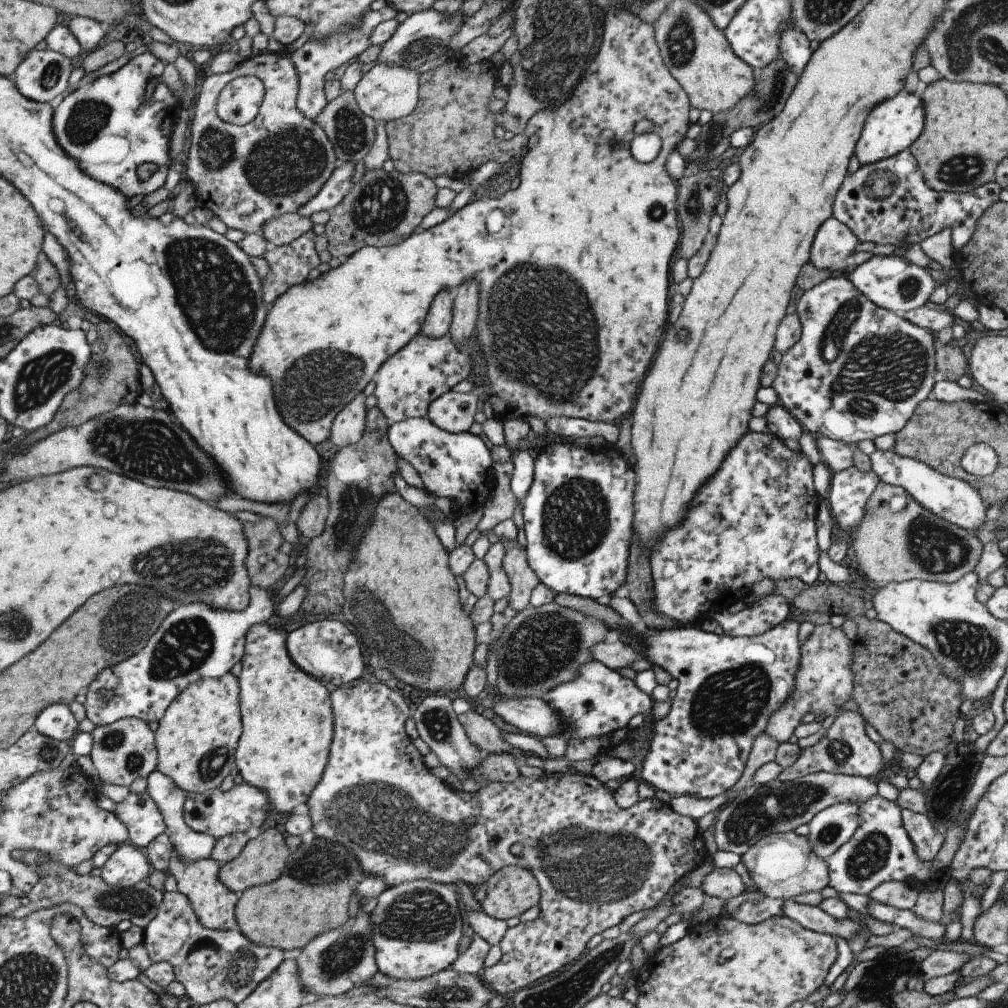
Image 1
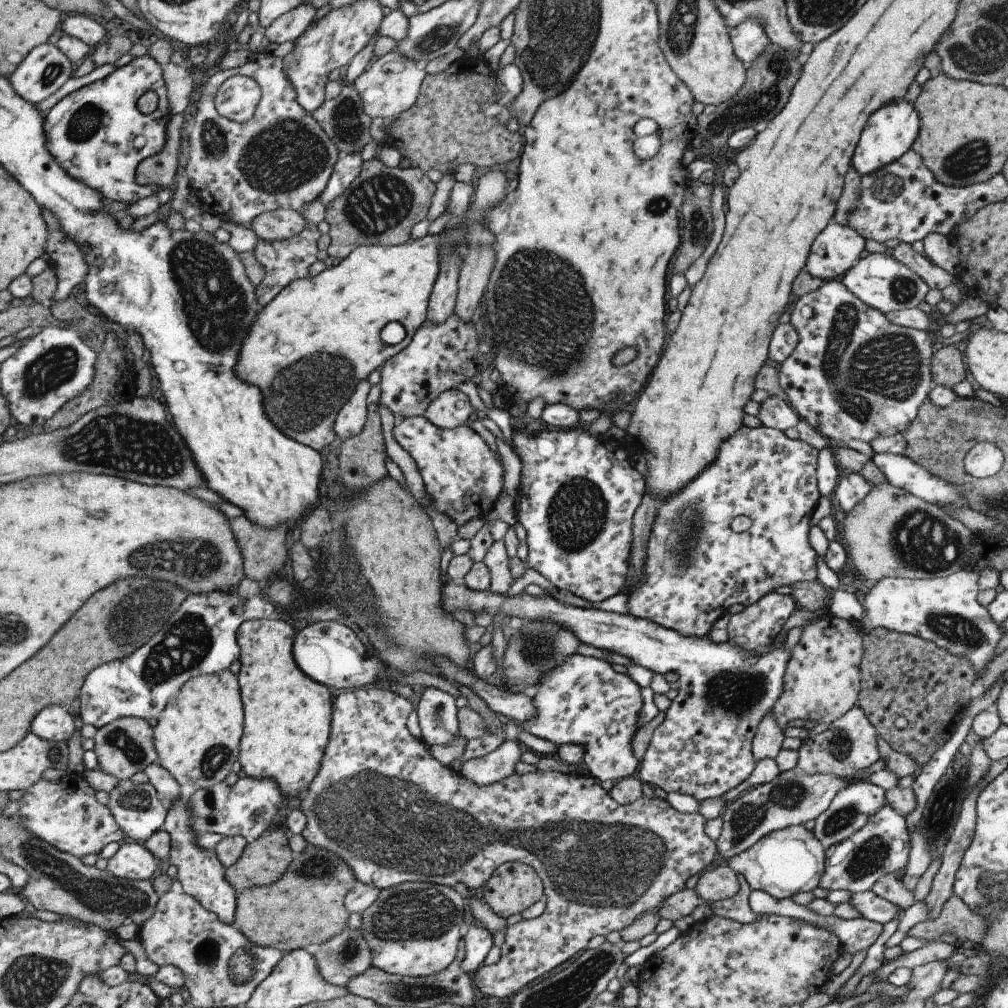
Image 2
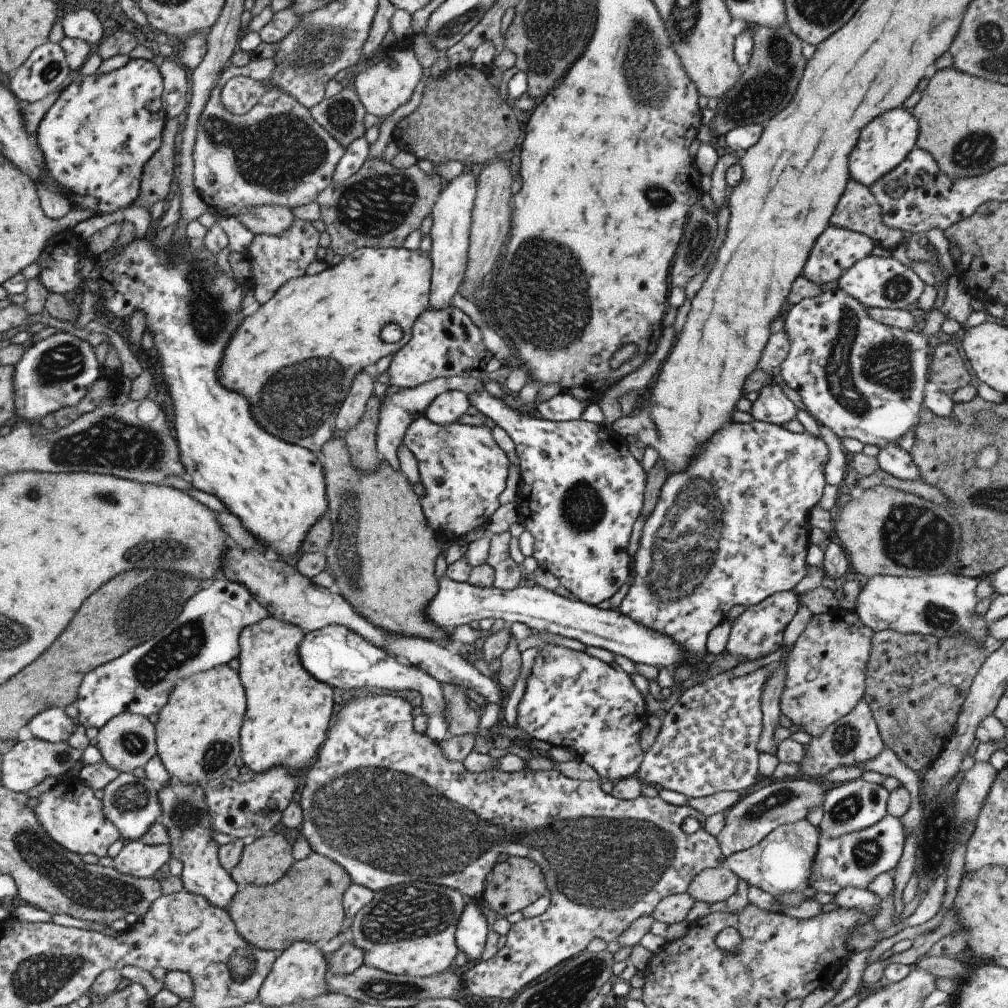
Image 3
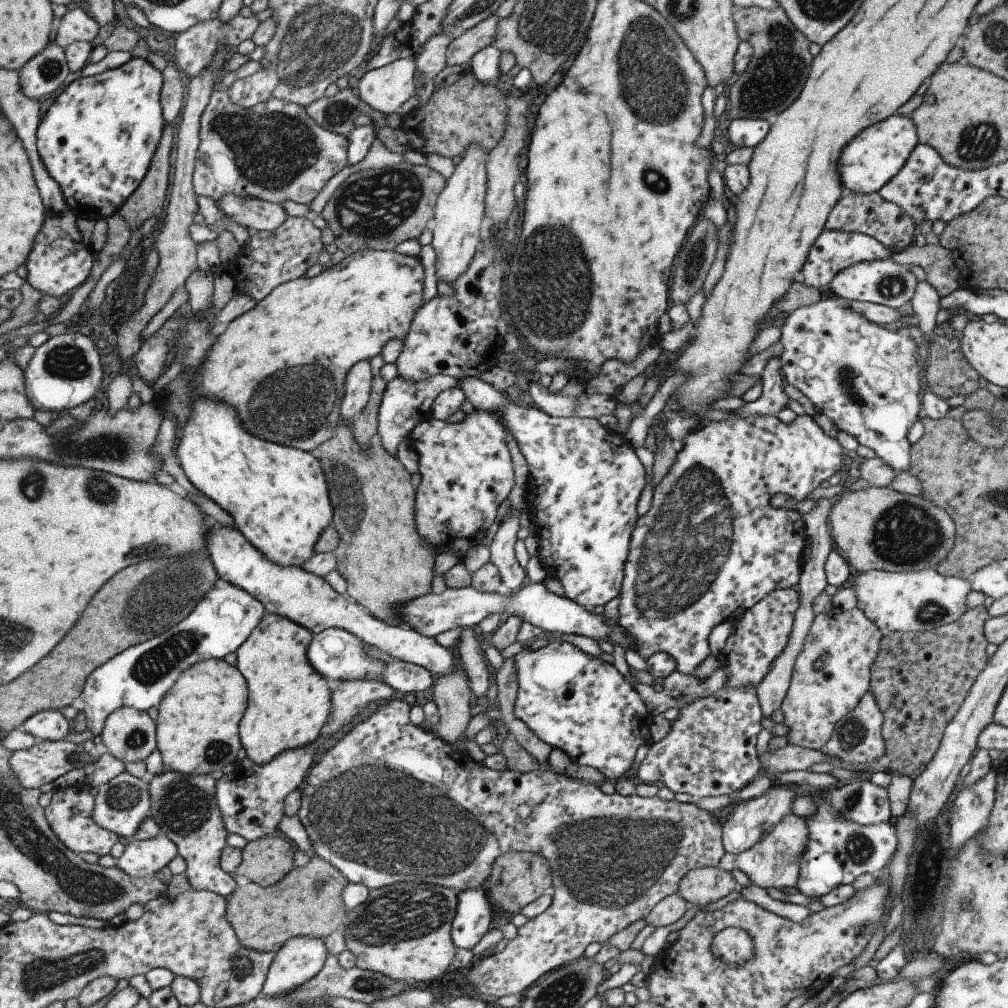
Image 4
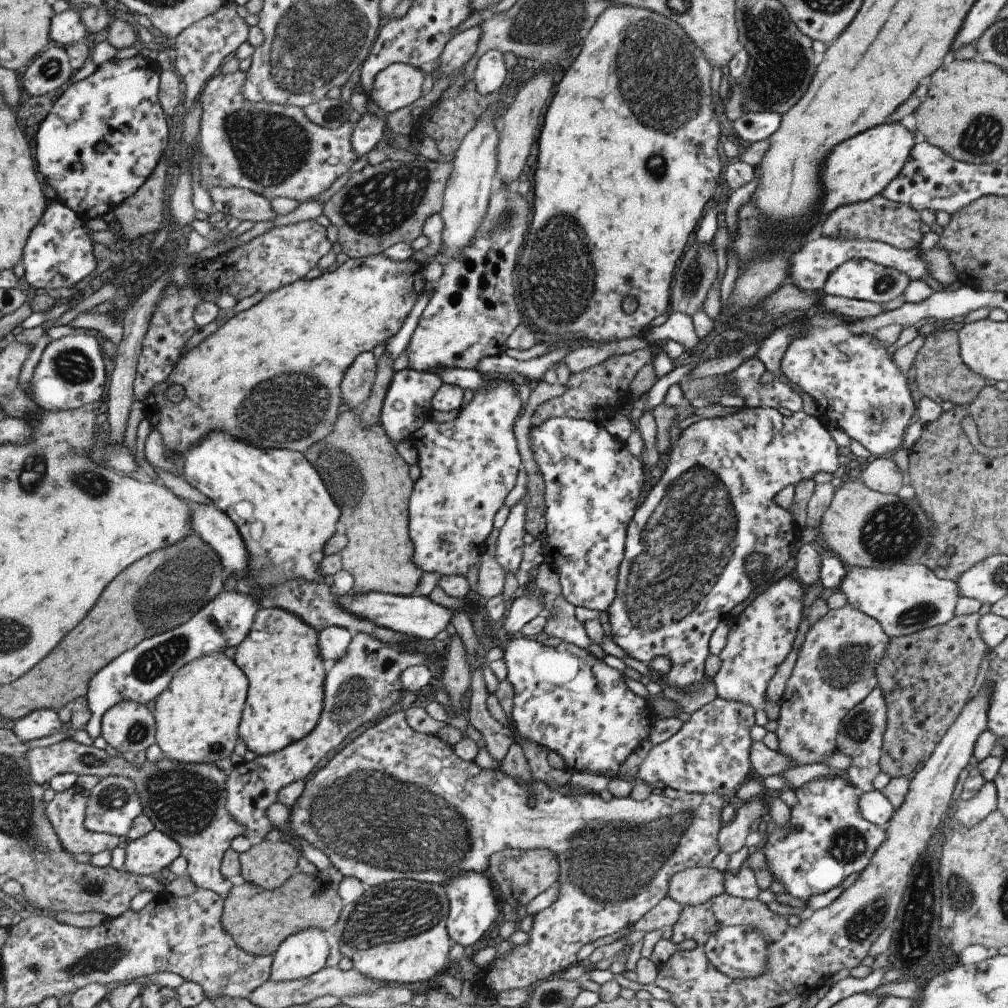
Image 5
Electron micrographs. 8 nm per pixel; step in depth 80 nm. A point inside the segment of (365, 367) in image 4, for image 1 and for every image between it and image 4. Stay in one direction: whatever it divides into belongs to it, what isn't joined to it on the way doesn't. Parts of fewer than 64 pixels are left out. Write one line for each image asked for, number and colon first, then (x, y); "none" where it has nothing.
1: (347, 427)
2: (349, 420)
3: (352, 407)

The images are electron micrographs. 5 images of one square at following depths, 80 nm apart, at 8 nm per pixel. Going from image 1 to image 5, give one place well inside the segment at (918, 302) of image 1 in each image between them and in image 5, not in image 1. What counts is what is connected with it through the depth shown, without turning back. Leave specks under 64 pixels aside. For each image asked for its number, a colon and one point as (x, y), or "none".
2: (883, 283)
3: (875, 281)
4: (885, 282)
5: (861, 279)

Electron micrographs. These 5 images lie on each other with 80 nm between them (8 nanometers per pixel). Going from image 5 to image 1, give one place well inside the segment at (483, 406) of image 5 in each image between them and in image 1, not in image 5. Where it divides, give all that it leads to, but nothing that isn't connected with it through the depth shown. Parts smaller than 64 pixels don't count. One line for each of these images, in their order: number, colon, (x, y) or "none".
1: (457, 466)
2: (463, 477)
3: (462, 470)
4: (465, 469)

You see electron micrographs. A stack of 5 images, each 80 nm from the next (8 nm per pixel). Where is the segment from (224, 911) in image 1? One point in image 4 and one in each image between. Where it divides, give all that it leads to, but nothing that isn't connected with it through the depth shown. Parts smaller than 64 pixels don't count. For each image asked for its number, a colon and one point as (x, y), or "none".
2: (200, 873)
3: (186, 816)
4: (185, 806)

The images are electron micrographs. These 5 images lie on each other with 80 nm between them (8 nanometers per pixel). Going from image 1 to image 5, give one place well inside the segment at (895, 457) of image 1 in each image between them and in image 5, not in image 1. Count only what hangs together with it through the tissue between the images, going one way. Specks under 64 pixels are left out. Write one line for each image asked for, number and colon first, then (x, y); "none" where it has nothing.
2: (900, 471)
3: (863, 379)
4: (862, 376)
5: (857, 388)

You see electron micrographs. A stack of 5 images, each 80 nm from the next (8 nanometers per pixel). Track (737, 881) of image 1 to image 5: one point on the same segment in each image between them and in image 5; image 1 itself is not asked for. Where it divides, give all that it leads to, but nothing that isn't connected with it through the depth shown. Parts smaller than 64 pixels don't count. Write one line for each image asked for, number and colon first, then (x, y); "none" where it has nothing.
2: (719, 883)
3: (713, 884)
4: (698, 887)
5: (692, 886)

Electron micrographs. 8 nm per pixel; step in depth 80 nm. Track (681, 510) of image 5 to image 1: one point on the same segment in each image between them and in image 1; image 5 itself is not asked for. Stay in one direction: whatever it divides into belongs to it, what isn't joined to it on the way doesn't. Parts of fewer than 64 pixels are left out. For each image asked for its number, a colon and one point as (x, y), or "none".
1: (753, 519)
2: (695, 568)
3: (731, 529)
4: (710, 543)

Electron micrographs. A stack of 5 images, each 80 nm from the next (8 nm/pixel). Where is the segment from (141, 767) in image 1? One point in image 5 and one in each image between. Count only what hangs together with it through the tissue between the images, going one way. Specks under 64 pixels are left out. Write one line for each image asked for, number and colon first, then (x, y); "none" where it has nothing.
2: (126, 746)
3: (128, 741)
4: (130, 735)
5: (129, 726)

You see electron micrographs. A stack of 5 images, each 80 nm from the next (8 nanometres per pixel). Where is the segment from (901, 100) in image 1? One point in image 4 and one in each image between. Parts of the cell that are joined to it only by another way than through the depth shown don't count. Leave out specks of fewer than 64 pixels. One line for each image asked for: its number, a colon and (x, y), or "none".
2: (889, 133)
3: (885, 141)
4: (876, 154)

